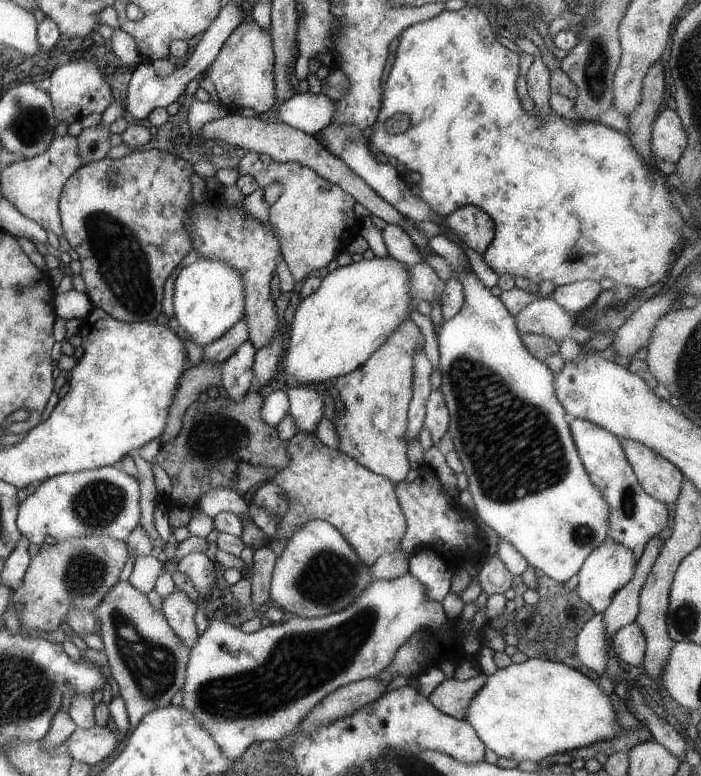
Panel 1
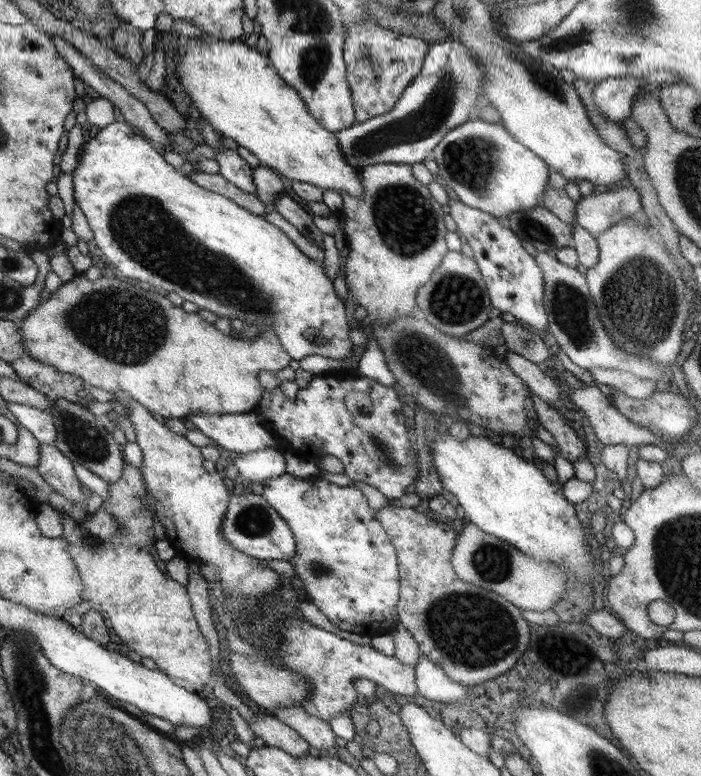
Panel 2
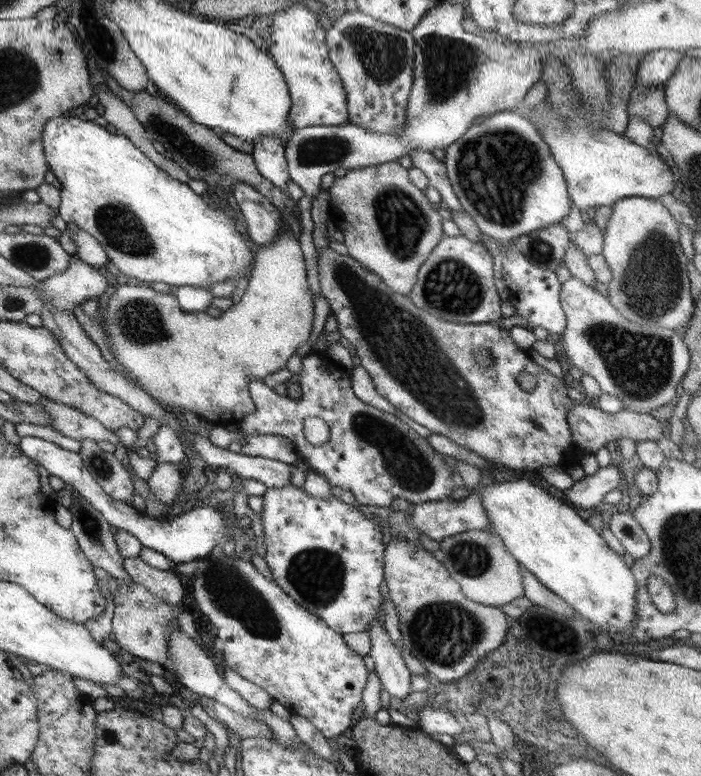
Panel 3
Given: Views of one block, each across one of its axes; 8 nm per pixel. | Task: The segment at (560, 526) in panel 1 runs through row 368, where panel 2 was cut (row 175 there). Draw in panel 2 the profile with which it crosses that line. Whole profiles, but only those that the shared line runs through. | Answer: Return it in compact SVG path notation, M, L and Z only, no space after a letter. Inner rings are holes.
M467 119L463 124L452 128L449 132L447 132L447 134L445 134L445 136L439 141L439 144L437 144L437 146L435 146L435 148L432 150L432 154L430 155L430 157L434 159L438 166L437 175L439 175L439 178L445 180L445 184L447 184L447 186L449 186L449 188L453 190L453 194L457 196L457 200L459 202L462 202L463 204L466 204L471 208L480 210L481 212L490 214L492 217L496 217L504 222L507 220L503 220L503 218L499 218L499 216L505 216L505 218L507 218L507 216L513 214L514 212L517 212L518 210L529 210L534 206L538 206L540 198L542 197L543 190L545 190L546 186L548 186L548 166L541 159L539 159L538 156L535 156L530 150L527 150L525 146L519 144L505 130L505 127L500 122L487 123L486 121L483 121L481 119Z

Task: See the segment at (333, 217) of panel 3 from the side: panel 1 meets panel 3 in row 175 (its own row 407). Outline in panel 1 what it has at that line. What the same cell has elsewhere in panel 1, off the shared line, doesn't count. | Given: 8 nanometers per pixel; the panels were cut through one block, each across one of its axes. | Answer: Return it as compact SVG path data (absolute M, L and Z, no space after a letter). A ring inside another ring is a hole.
M411 319L403 320L395 328L395 332L391 332L391 336L387 336L387 340L367 358L367 362L362 364L361 368L356 368L335 380L335 388L343 407L343 413L334 412L333 418L339 436L337 449L353 458L359 466L389 478L394 485L403 481L410 469L406 456L407 442L403 434L407 428L406 414L412 397L413 354L419 347L423 348L423 336L419 328Z

